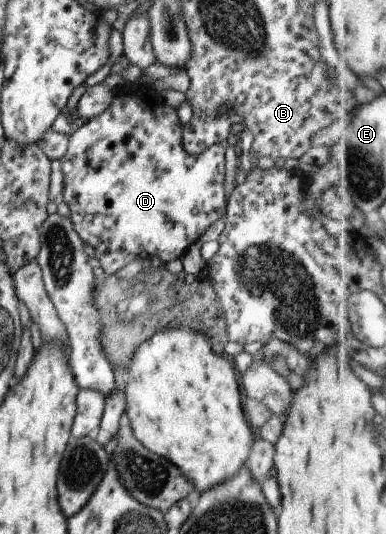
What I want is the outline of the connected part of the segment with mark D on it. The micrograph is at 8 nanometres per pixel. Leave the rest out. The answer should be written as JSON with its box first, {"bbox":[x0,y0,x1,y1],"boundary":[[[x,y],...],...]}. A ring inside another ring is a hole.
{"bbox":[59,83,225,275],"boundary":[[[131,83],[128,93],[118,93],[111,99],[110,105],[98,115],[91,117],[79,129],[76,129],[69,135],[67,141],[67,148],[63,156],[59,159],[61,165],[61,172],[63,175],[63,201],[69,209],[72,227],[78,234],[78,237],[90,245],[94,249],[92,256],[95,257],[99,263],[102,271],[109,275],[124,267],[127,263],[134,261],[142,261],[143,259],[157,257],[162,265],[168,262],[178,260],[179,257],[210,227],[214,221],[218,221],[225,212],[224,185],[225,177],[225,151],[222,145],[211,144],[204,151],[197,154],[189,154],[181,144],[181,133],[184,125],[180,123],[177,118],[175,109],[168,107],[160,94],[155,90],[151,90],[143,83]]]}

